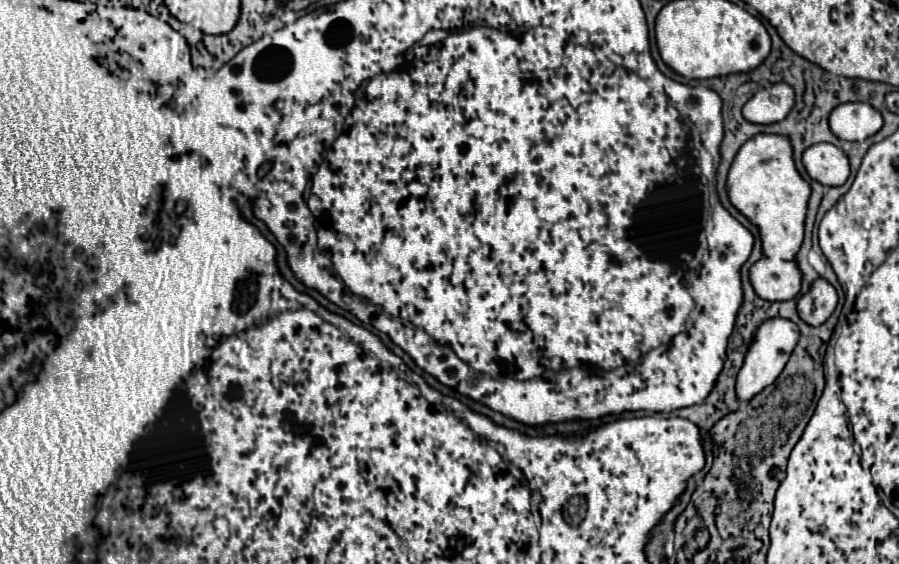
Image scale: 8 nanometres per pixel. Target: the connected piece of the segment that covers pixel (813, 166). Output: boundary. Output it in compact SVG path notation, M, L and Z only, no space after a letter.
M814 144L804 152L802 160L810 178L824 186L842 186L850 176L848 156L834 144Z

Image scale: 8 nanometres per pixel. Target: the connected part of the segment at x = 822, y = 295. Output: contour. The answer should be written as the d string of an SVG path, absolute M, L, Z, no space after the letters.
M818 278L810 292L806 292L798 300L798 316L808 324L808 326L820 326L824 324L830 314L834 312L838 302L834 286L830 286L824 278Z

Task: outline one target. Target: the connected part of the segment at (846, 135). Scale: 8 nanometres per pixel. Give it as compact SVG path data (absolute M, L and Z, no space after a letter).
M864 102L840 104L830 114L830 130L840 140L864 142L882 128L882 114Z

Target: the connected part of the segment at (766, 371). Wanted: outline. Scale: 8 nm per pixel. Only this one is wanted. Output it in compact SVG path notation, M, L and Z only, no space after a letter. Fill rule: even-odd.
M770 318L766 322L762 322L762 326L756 332L756 338L746 354L744 366L738 372L738 380L736 380L736 396L742 404L748 404L756 394L760 394L766 386L770 386L782 372L784 364L788 362L788 354L792 352L792 348L798 342L798 326L790 320L784 318Z

